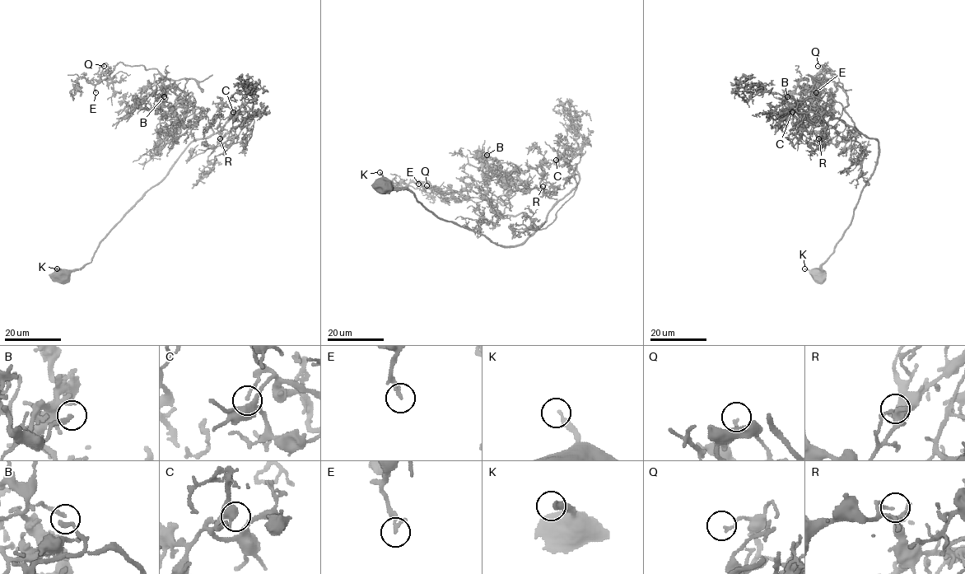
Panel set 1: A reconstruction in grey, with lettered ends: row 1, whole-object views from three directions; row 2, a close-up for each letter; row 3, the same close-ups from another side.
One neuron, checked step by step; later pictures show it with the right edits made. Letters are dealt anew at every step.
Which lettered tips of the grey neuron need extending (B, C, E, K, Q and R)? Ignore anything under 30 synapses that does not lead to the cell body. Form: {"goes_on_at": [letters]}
{"goes_on_at": []}

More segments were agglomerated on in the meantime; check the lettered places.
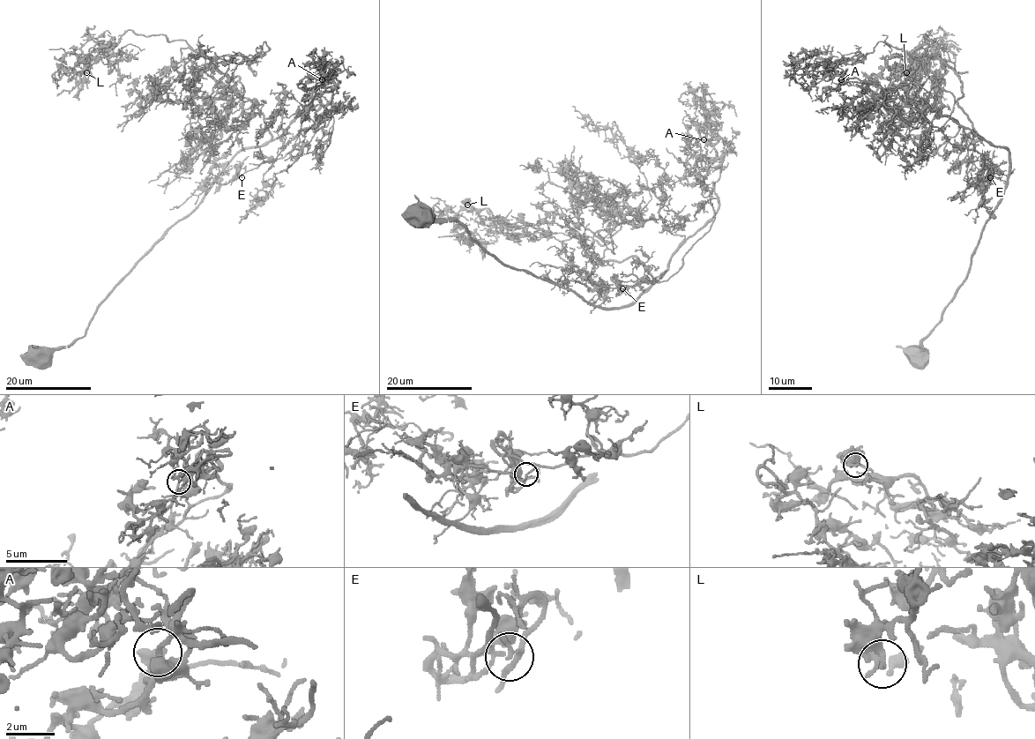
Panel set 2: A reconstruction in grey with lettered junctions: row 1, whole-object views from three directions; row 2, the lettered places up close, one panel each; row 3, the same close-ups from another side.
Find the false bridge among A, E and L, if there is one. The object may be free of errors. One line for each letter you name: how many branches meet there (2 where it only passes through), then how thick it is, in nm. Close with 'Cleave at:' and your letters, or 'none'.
Cleave at: none

